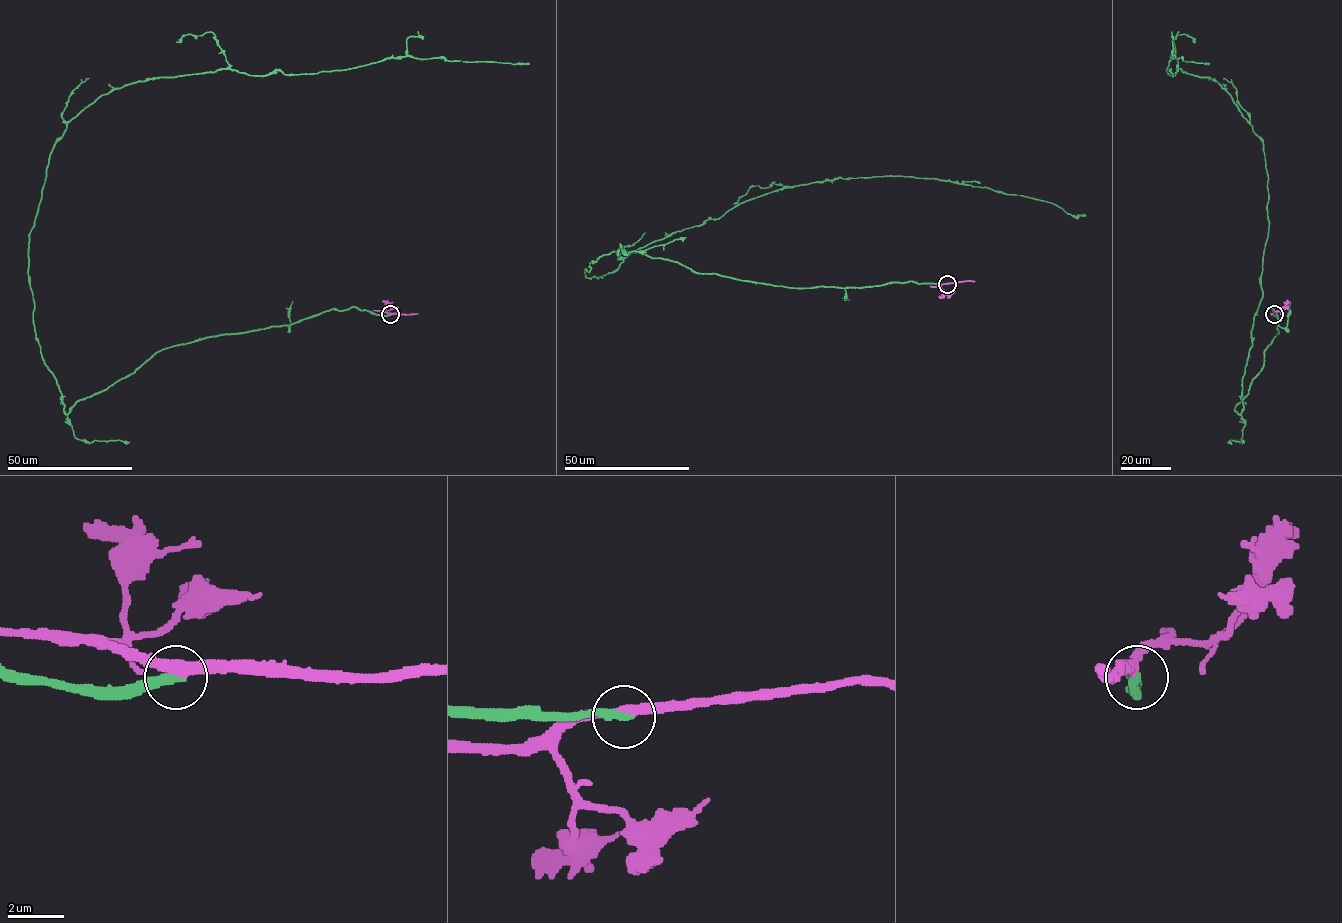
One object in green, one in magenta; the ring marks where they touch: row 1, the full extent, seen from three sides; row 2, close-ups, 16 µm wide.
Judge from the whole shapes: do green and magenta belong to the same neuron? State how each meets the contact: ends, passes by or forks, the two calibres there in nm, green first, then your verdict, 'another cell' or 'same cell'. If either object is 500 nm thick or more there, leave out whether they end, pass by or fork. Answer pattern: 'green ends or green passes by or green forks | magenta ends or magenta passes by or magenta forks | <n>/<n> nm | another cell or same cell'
green ends | magenta passes by | 340/360 nm | another cell

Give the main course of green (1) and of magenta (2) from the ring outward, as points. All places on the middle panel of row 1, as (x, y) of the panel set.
1: (947, 284), (774, 286), (620, 244), (585, 271), (602, 277), (743, 202), (839, 177), (936, 178), (1086, 215)
2: (947, 284), (974, 281)

